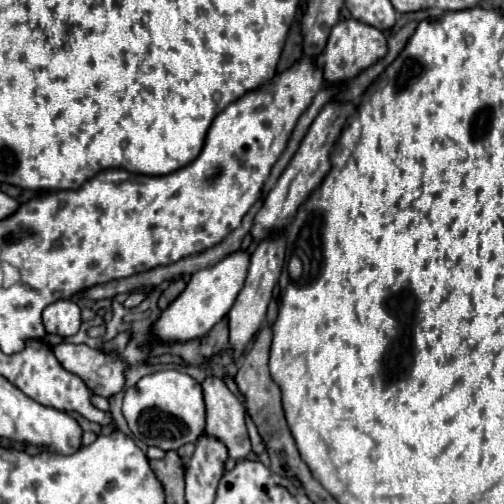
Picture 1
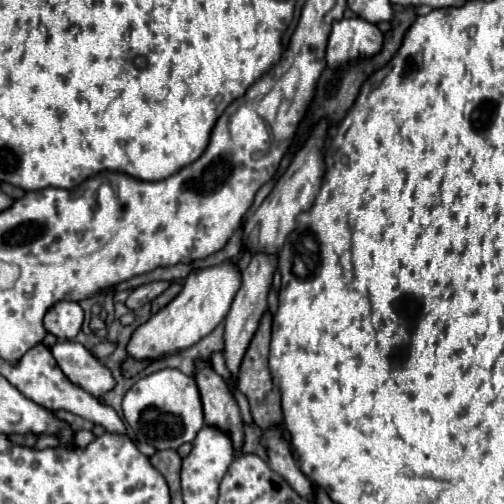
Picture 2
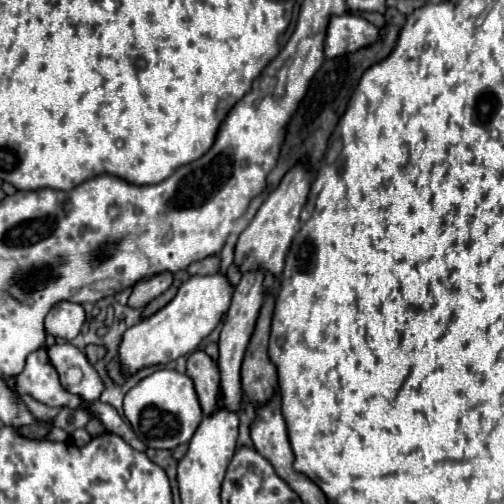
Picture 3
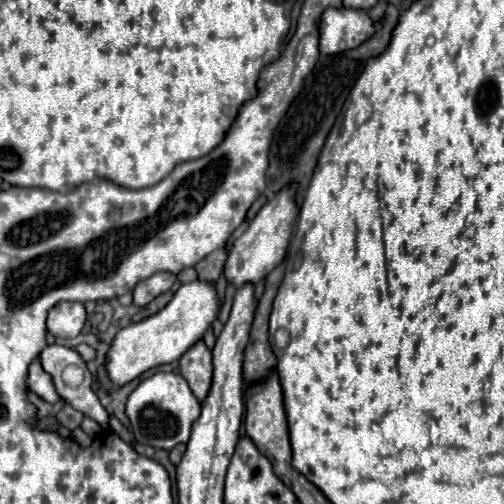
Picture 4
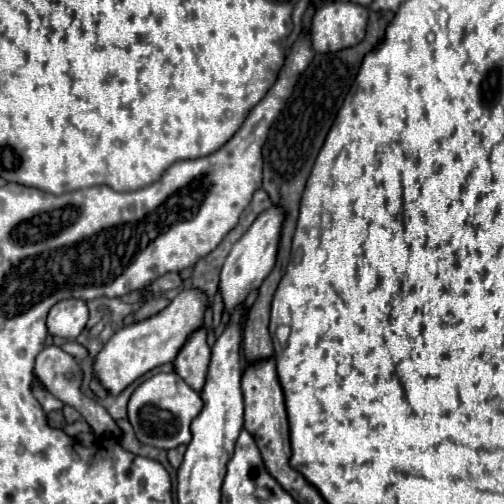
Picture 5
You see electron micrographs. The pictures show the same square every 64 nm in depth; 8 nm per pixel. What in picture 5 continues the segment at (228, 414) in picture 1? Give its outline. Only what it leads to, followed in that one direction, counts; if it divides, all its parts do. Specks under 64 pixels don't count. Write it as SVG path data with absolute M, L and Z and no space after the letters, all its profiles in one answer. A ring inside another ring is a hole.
M200 328L184 344L184 348L174 360L174 366L178 376L184 378L184 382L200 394L206 382L208 364L210 364L210 346L206 344L206 330Z

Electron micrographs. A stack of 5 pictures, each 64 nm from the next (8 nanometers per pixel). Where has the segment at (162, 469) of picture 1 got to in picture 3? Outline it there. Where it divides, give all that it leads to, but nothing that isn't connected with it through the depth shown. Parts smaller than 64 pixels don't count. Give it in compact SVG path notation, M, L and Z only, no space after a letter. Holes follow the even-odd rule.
M148 450L146 452L158 466L162 466L166 472L176 472L176 460L172 458L172 452L160 452L160 450Z

